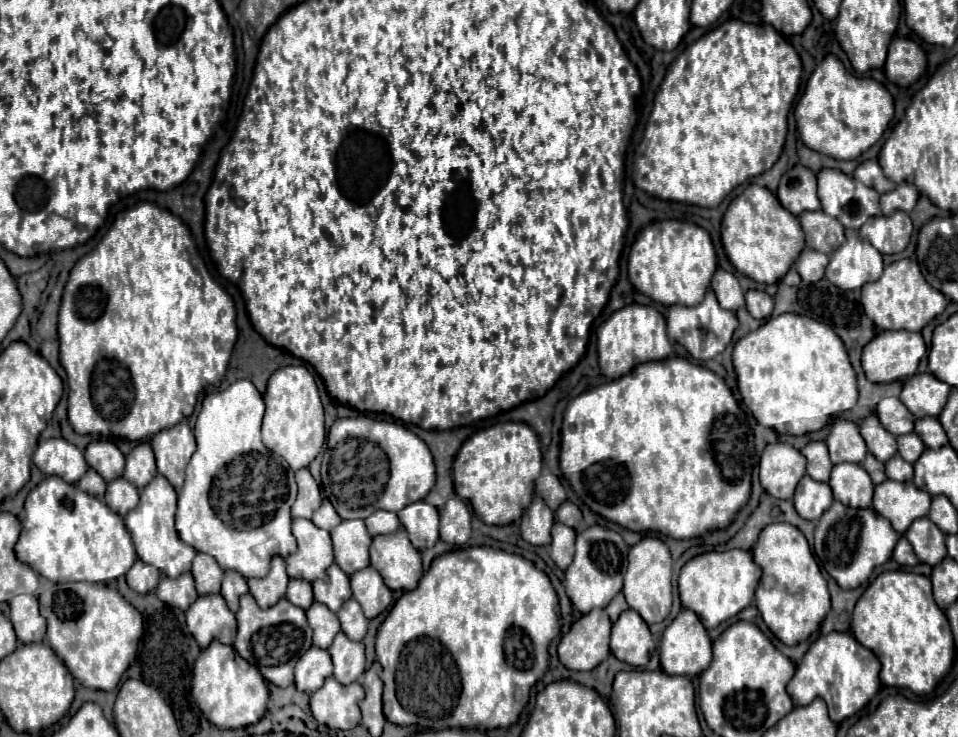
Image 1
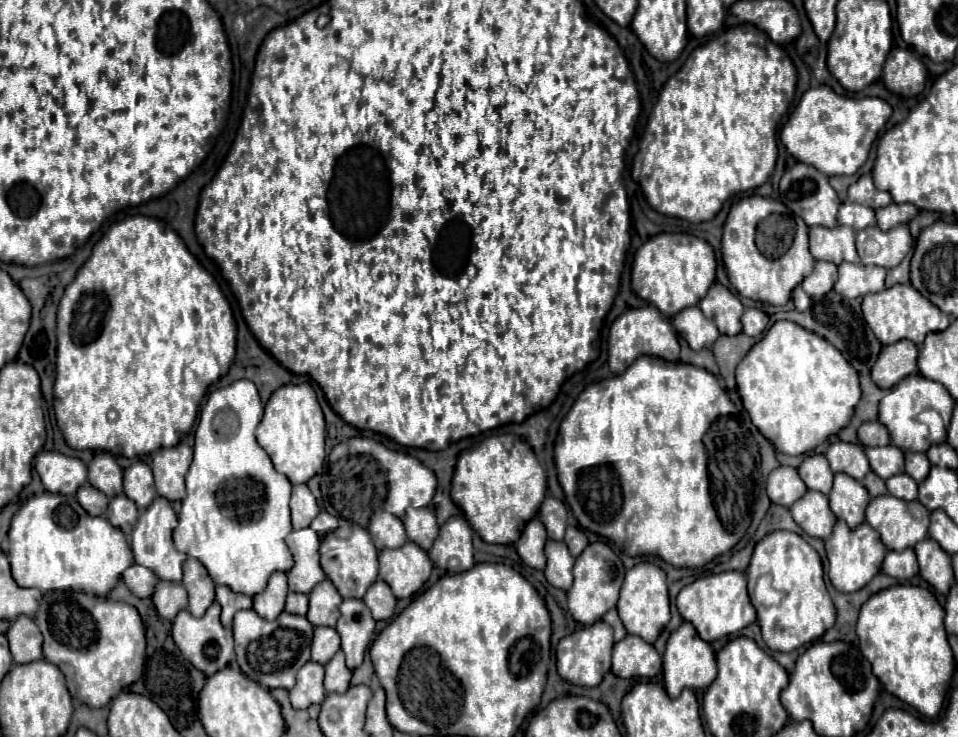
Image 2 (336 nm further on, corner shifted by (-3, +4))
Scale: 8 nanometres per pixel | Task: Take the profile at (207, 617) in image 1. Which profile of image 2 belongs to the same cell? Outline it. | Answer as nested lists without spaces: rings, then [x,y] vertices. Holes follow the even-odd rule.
[[[213,603],[207,609],[207,613],[199,619],[195,619],[187,609],[183,609],[177,613],[177,617],[173,621],[173,629],[171,629],[171,637],[177,643],[177,649],[181,651],[181,655],[185,655],[185,659],[189,663],[193,663],[193,667],[203,671],[207,677],[217,673],[221,667],[227,667],[229,663],[235,661],[233,633],[231,633],[231,629],[221,625],[219,615],[221,615],[221,607],[217,603]]]

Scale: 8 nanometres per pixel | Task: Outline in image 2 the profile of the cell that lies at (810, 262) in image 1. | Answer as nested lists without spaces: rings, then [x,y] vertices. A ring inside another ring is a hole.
[[[817,261],[813,273],[805,277],[801,287],[809,297],[825,297],[833,289],[835,281],[837,281],[837,265],[829,261]]]

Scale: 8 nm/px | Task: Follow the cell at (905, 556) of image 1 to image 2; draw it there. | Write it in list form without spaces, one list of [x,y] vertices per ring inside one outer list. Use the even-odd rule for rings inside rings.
[[[913,549],[905,551],[889,551],[883,561],[883,573],[895,579],[911,579],[919,573],[917,557]]]

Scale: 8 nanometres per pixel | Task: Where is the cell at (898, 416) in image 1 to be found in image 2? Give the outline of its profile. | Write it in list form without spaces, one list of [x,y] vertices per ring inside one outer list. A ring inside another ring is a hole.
[[[869,421],[859,427],[859,443],[863,447],[883,447],[889,445],[889,433],[879,421]]]

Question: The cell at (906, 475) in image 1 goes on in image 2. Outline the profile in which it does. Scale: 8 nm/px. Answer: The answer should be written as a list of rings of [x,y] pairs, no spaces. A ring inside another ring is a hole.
[[[907,473],[895,475],[885,483],[887,483],[887,491],[891,495],[897,495],[897,499],[909,499],[909,501],[917,499],[917,483]]]

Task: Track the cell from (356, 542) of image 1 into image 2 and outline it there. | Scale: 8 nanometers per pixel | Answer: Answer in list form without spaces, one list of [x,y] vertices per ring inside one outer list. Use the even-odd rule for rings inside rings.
[[[345,523],[329,531],[321,541],[319,555],[321,555],[321,569],[325,571],[325,577],[337,587],[343,599],[351,599],[351,597],[363,599],[373,579],[377,579],[377,549],[373,547],[373,541],[367,529],[355,523]]]

